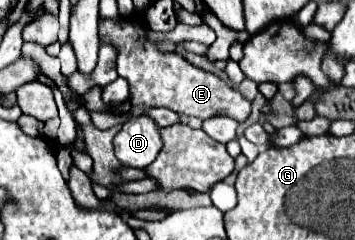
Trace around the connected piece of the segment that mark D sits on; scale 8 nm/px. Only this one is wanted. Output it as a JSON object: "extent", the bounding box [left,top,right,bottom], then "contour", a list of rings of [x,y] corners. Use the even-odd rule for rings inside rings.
{"extent":[115,117,161,169],"contour":[[[135,117],[123,123],[123,129],[115,137],[115,155],[125,167],[145,169],[161,151],[159,125],[151,117]]]}

